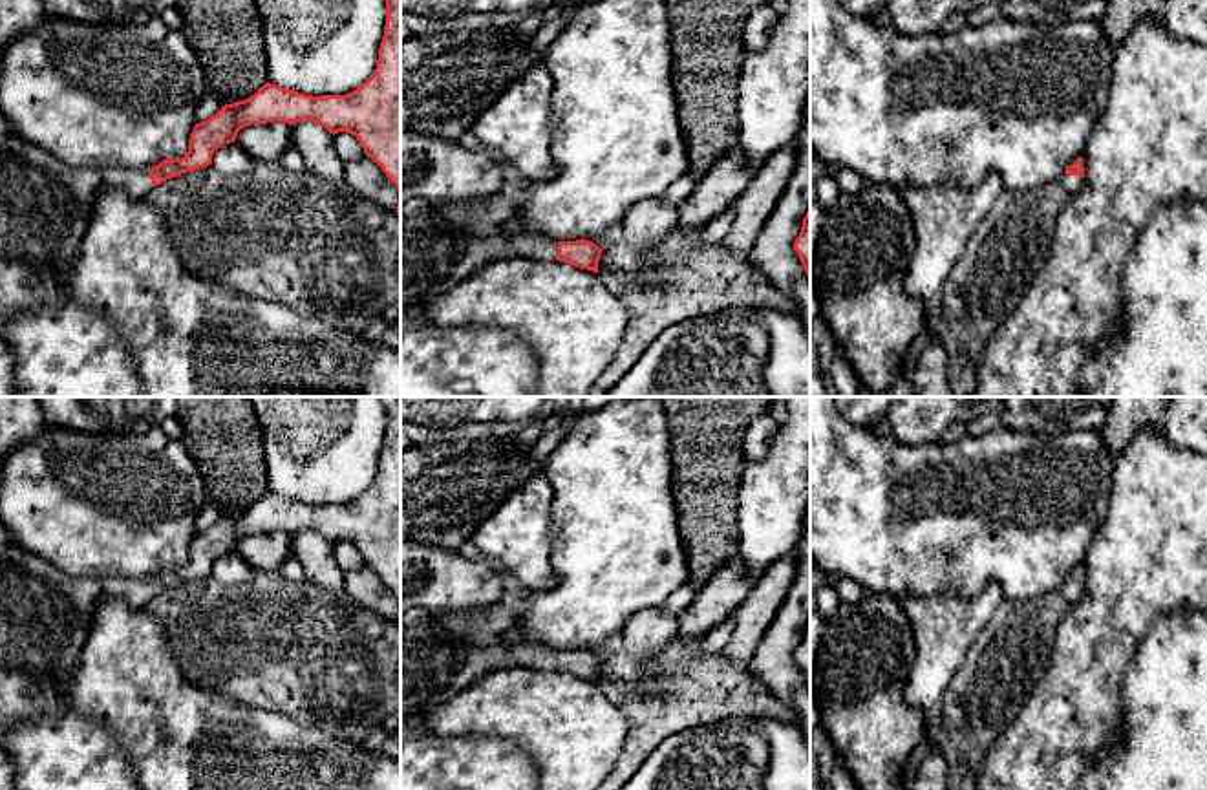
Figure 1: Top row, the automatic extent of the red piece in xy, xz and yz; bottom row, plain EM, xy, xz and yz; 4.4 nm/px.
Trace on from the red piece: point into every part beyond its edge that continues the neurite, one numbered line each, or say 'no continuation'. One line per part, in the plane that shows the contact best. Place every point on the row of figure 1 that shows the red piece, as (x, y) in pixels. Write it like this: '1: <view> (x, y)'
1: yz (1070, 183)

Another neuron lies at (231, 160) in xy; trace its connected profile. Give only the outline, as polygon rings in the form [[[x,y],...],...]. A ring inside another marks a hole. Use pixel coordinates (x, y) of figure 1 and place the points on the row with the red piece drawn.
[[[238,143],[218,148],[212,155],[212,166],[225,176],[240,176],[254,166],[254,157]]]

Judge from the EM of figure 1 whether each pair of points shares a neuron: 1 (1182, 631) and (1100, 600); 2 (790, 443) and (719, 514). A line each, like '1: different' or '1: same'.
1: different
2: different

